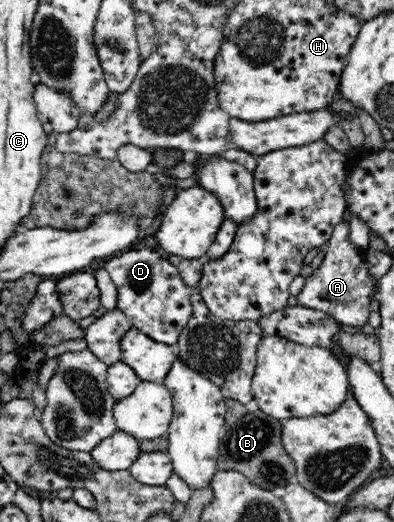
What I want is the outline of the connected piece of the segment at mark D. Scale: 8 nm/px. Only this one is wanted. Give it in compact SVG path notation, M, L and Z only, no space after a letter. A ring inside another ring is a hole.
M150 241L114 254L111 259L103 268L116 284L117 308L126 314L132 327L157 343L175 347L182 328L192 317L191 295L194 289L185 284L177 266Z

